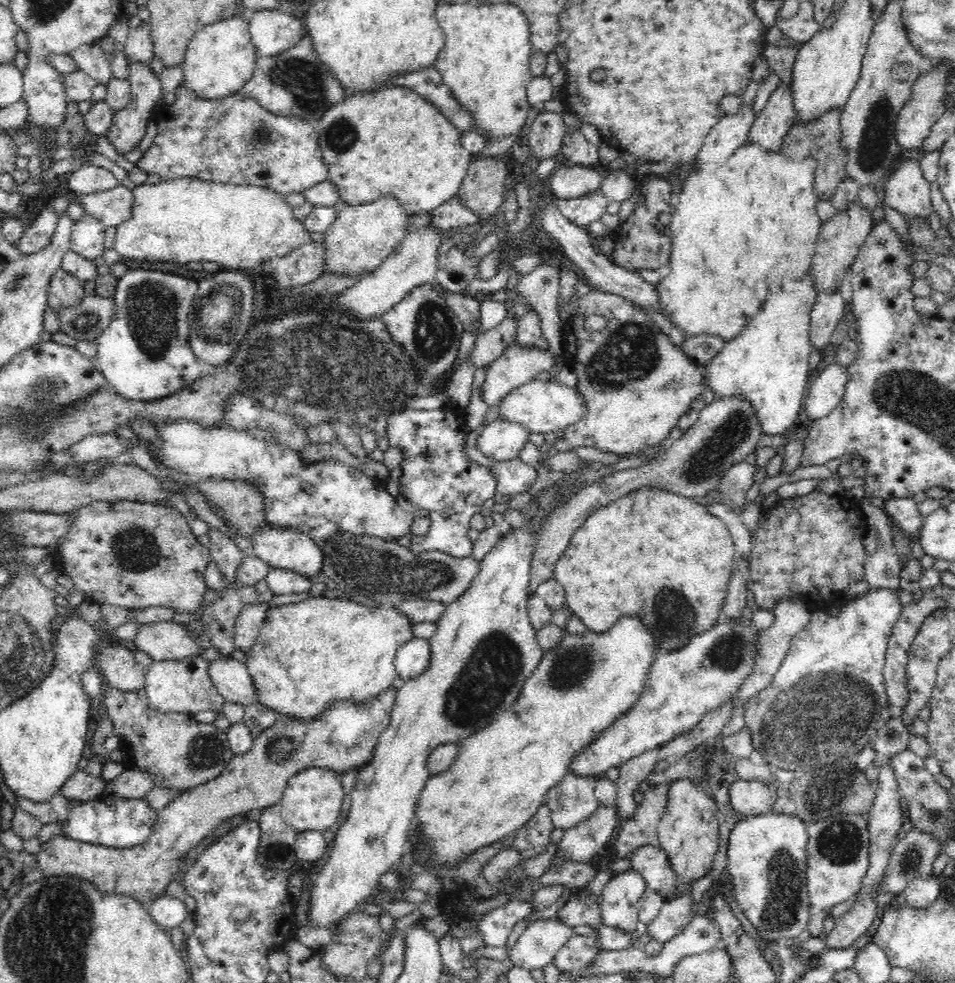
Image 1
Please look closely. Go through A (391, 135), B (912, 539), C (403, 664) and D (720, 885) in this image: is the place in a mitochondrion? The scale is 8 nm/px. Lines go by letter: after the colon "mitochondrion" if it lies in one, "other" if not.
A: other
B: other
C: other
D: other

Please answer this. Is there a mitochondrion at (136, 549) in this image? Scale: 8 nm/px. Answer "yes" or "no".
yes

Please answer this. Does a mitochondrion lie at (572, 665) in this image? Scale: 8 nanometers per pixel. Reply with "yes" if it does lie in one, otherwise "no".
yes

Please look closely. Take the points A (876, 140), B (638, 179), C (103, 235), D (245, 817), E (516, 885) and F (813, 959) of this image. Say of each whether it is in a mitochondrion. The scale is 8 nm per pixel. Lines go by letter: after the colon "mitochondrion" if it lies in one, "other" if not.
A: mitochondrion
B: other
C: other
D: other
E: mitochondrion
F: other

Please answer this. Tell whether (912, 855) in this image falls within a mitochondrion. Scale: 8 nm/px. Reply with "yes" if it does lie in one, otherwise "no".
yes

